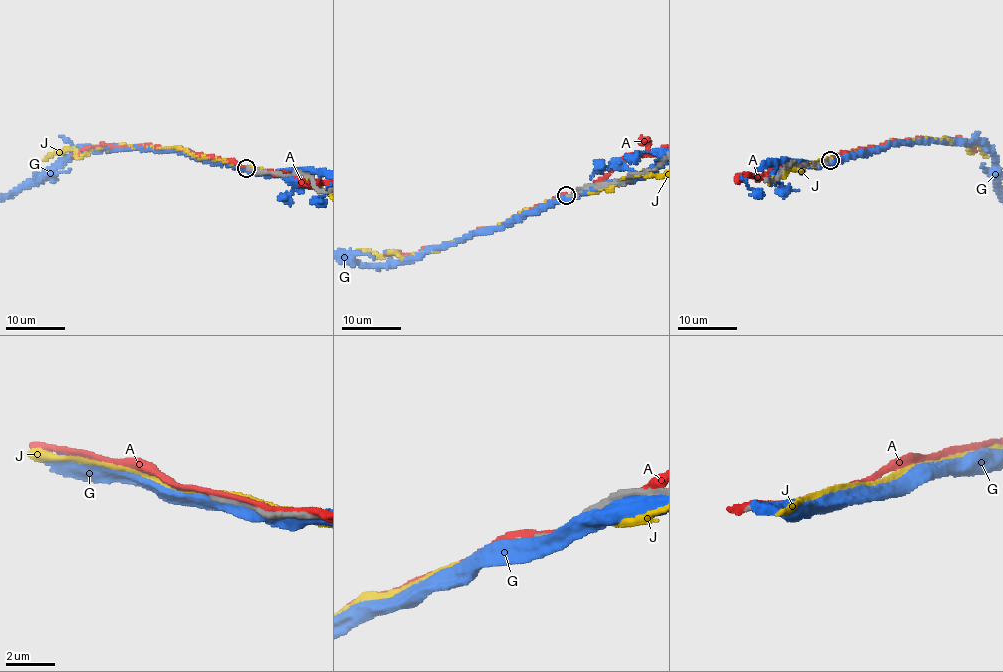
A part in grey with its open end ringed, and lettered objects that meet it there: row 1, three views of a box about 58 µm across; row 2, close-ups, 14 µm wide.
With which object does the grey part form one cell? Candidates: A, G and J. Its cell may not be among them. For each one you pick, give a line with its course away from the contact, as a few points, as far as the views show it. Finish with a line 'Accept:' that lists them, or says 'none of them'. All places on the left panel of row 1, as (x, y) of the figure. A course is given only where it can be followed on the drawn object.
Accept: none of them

